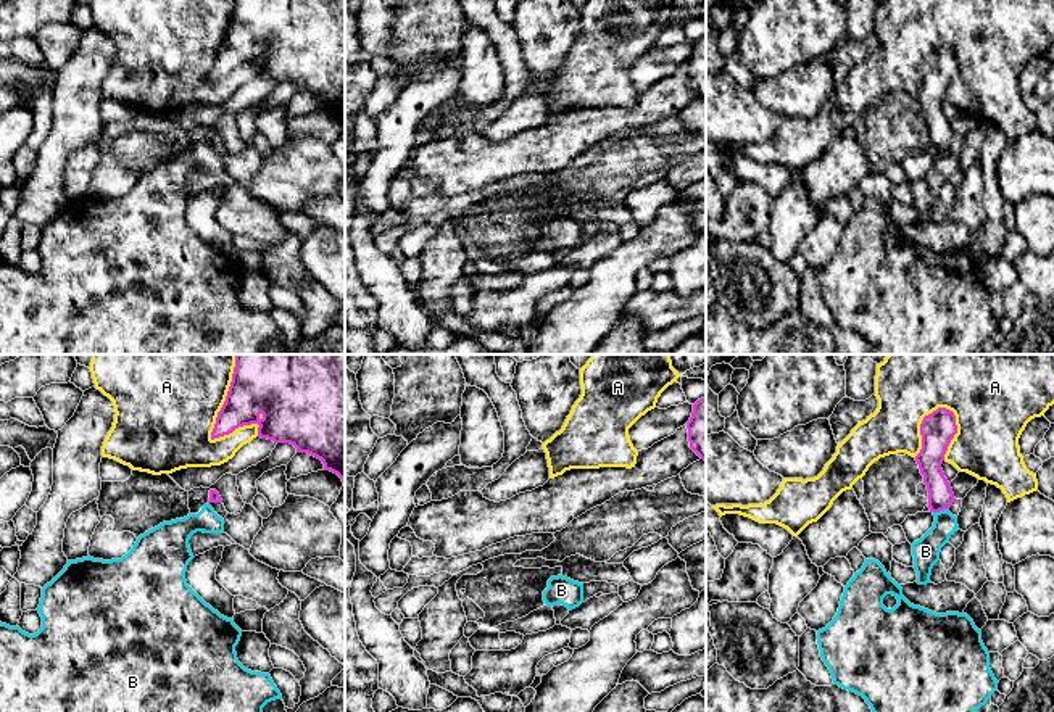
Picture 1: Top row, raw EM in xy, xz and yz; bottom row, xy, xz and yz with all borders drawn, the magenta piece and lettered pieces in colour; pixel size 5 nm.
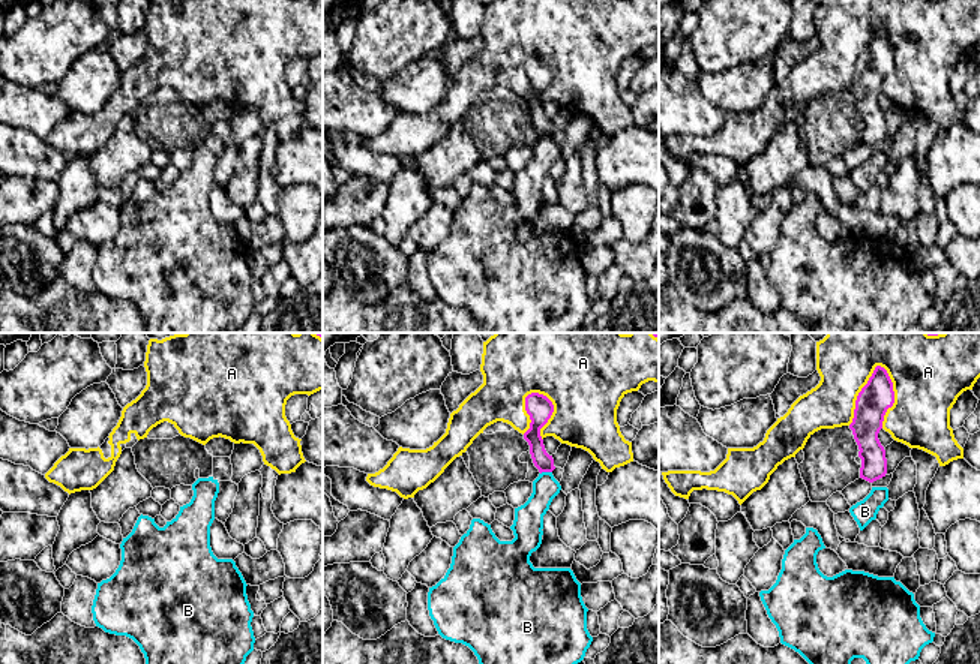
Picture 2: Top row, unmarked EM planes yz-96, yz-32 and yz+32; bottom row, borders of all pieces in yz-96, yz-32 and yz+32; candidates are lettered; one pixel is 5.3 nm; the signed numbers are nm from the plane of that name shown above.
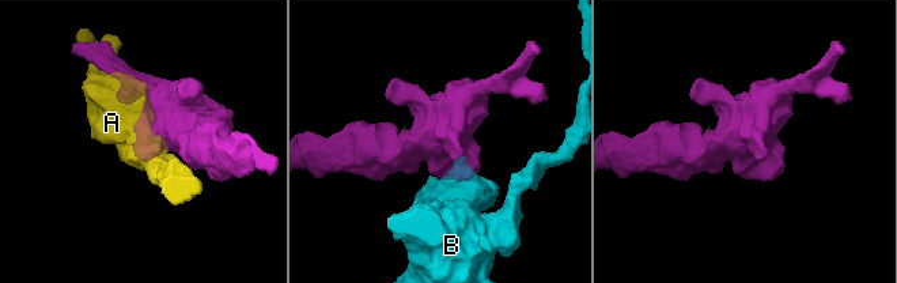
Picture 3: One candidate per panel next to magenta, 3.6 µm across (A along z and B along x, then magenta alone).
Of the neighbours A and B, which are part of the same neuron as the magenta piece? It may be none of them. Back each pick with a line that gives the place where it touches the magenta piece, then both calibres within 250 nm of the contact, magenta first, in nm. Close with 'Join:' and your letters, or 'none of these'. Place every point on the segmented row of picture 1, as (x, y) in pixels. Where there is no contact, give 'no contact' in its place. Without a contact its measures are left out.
Join: none of these

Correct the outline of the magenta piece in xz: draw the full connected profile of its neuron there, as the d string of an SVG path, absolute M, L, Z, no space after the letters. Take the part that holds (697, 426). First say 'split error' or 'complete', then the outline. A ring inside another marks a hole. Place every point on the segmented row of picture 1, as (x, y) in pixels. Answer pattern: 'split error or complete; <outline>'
complete; M706 396L693 404L687 428L690 448L706 461Z

